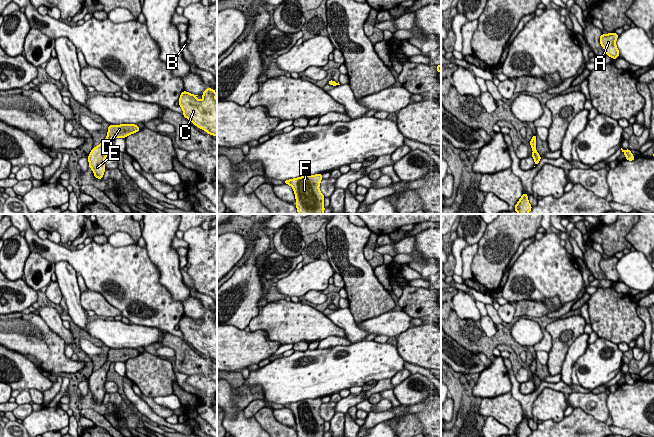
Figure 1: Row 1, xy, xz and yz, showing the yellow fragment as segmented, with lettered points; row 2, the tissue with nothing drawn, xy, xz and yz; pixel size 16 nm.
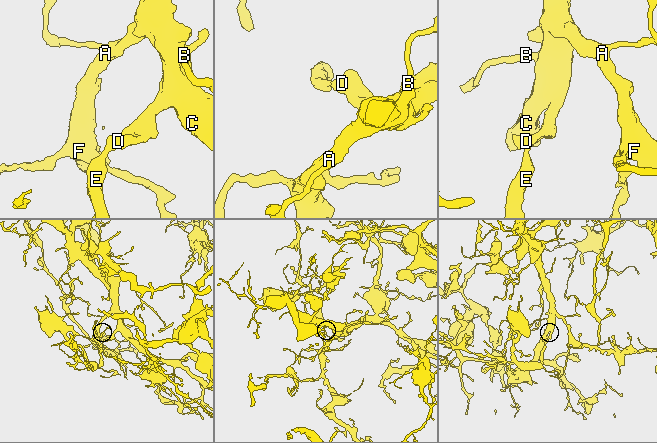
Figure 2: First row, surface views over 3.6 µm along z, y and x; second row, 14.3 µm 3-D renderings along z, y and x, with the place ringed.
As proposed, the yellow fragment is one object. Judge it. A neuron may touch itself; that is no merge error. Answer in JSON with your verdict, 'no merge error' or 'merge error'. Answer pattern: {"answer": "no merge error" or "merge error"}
{"answer": "no merge error"}

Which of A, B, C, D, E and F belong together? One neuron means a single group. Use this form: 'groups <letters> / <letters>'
groups A B C D E F

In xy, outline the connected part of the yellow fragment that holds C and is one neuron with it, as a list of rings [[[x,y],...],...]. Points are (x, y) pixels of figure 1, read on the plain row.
[[[208,311],[202,318],[202,324],[198,324],[197,320],[186,315],[181,317],[178,325],[183,339],[192,348],[217,361],[217,317]]]

